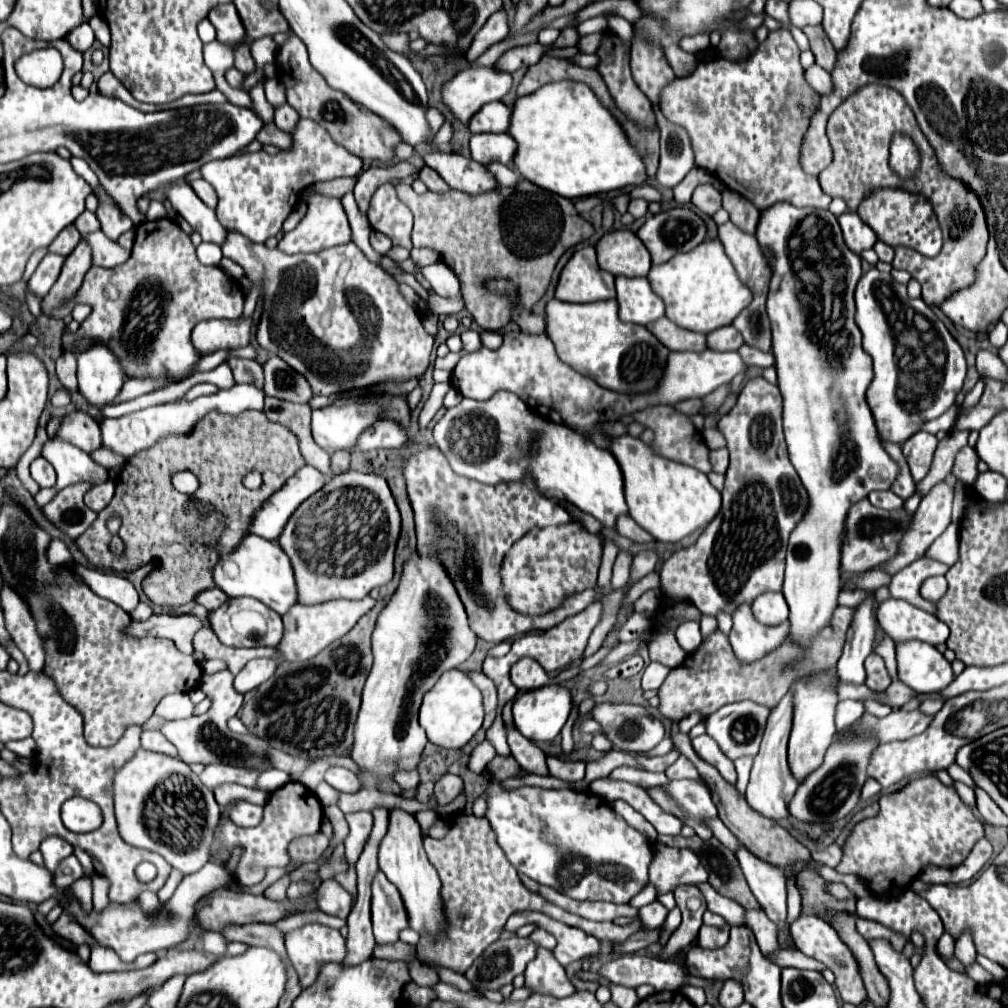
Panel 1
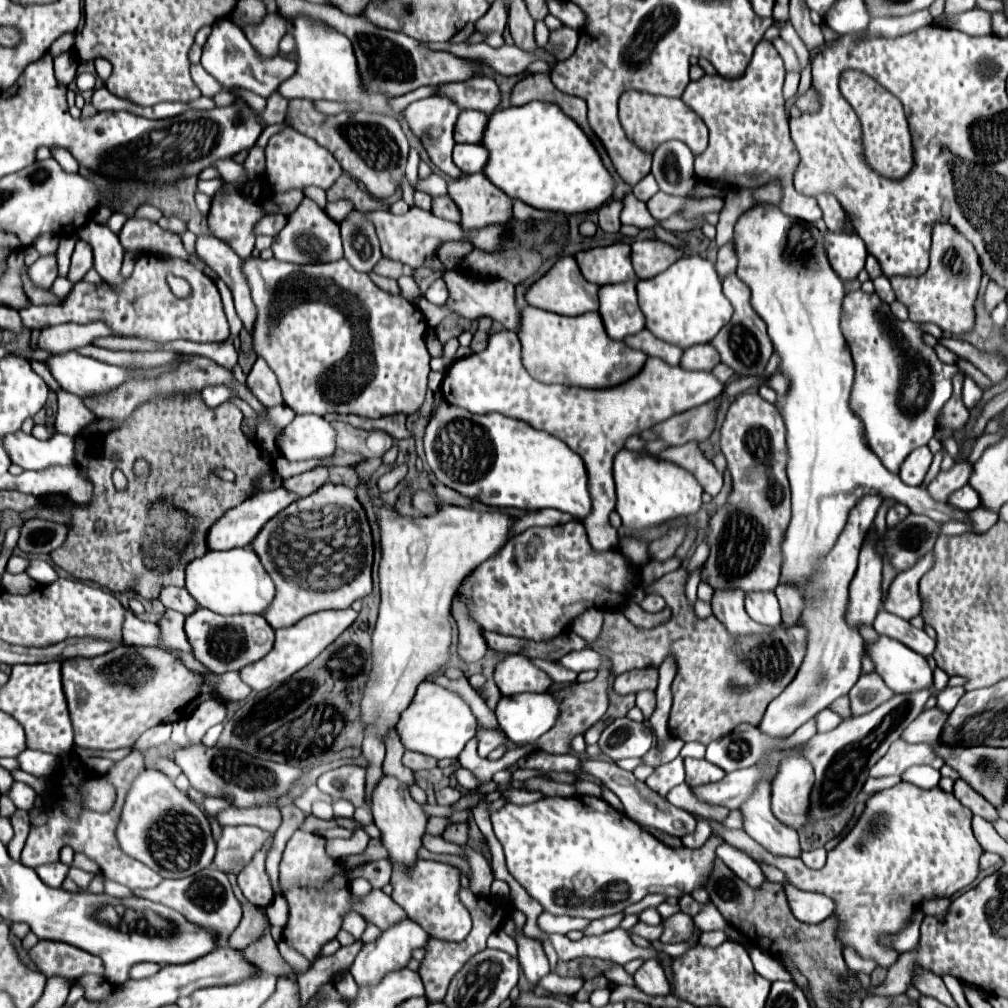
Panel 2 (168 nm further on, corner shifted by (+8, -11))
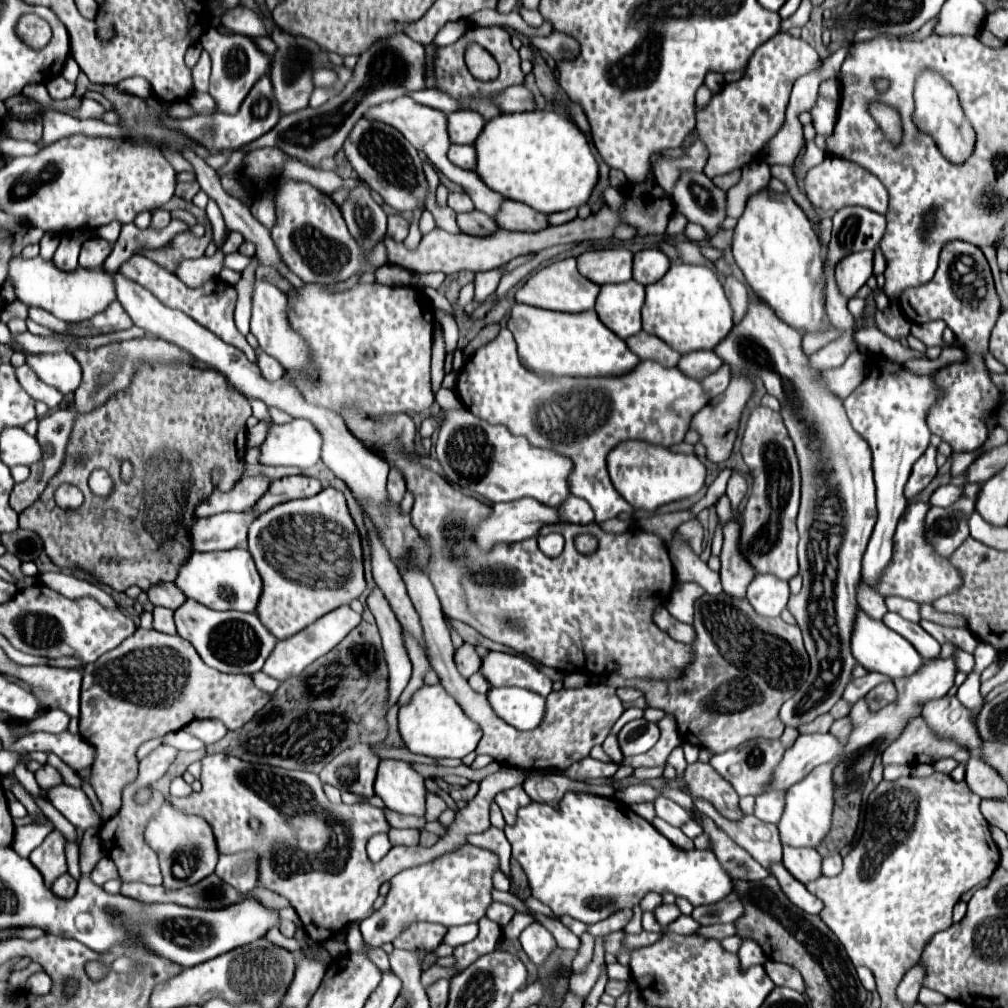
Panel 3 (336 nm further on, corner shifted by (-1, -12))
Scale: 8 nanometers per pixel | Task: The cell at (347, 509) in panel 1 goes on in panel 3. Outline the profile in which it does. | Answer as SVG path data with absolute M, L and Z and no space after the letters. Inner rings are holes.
M329 487L309 499L295 499L283 505L275 505L273 509L261 513L249 527L249 553L255 561L255 567L263 581L263 591L257 603L255 613L259 621L271 629L277 641L287 639L325 613L333 611L339 605L351 603L365 591L363 577L363 557L361 557L361 541L357 527L347 511L345 497L341 491Z

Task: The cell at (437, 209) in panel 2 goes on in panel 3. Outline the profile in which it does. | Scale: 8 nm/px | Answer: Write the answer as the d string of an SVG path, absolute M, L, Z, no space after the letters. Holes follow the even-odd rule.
M471 211L471 213L459 213L457 215L457 223L459 223L459 229L467 235L475 235L475 237L481 237L481 235L491 235L499 229L499 225L487 217L485 213L479 213L479 211Z

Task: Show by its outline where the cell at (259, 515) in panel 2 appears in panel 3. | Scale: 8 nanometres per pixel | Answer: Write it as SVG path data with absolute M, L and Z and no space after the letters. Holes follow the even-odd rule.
M219 513L195 519L191 527L193 551L223 551L247 547L247 529L255 515L251 513Z

